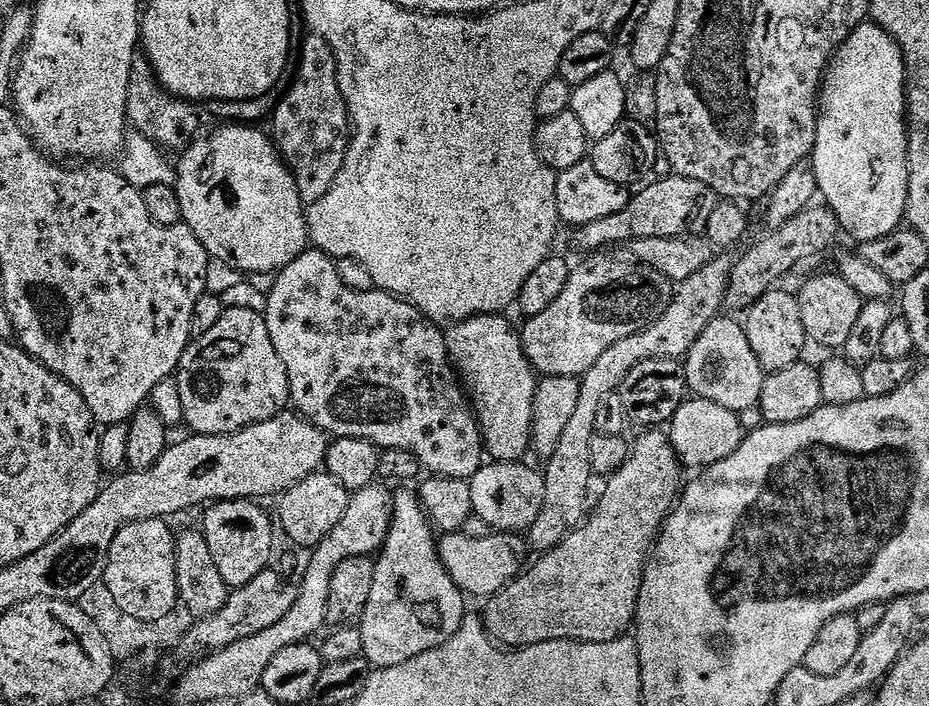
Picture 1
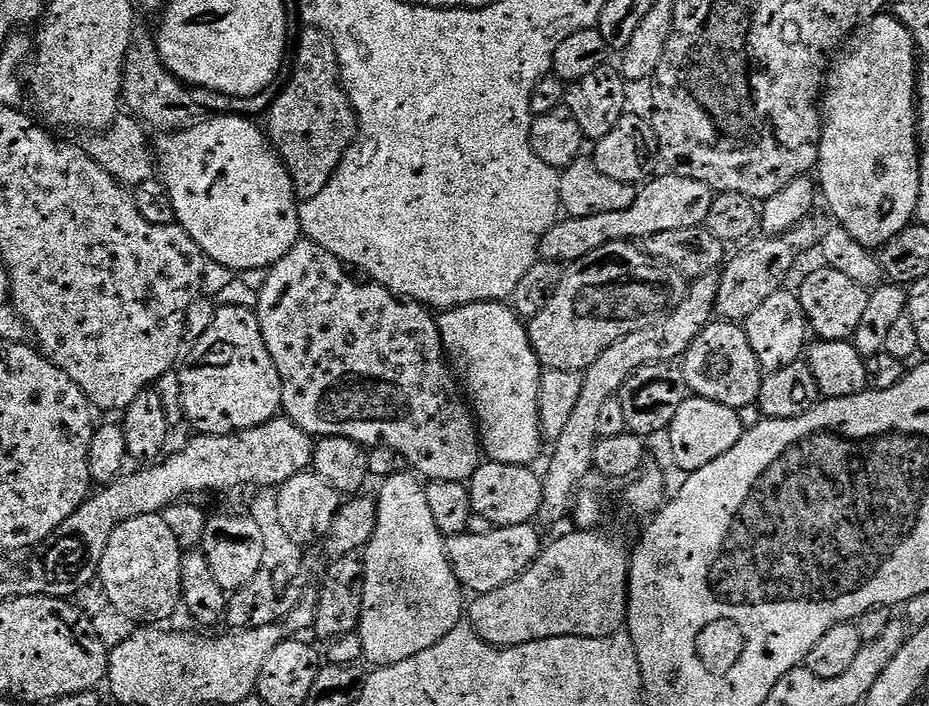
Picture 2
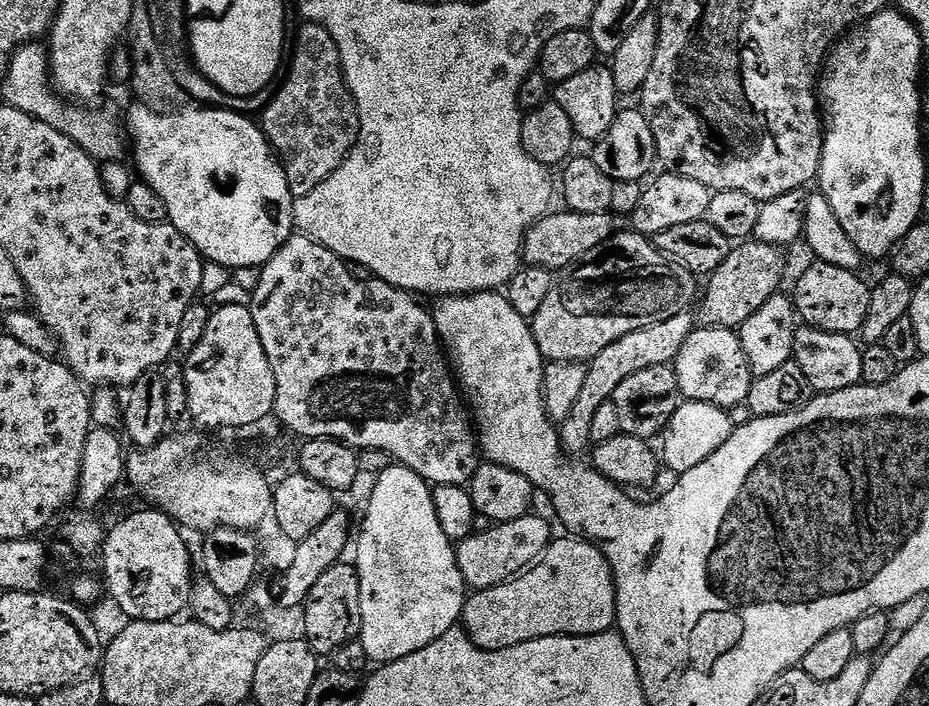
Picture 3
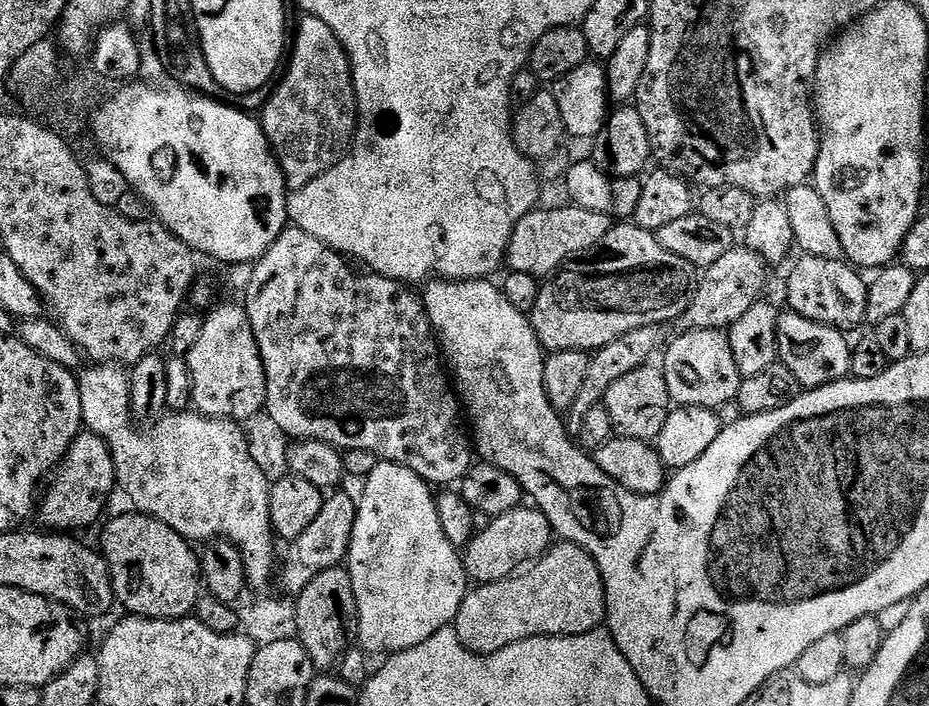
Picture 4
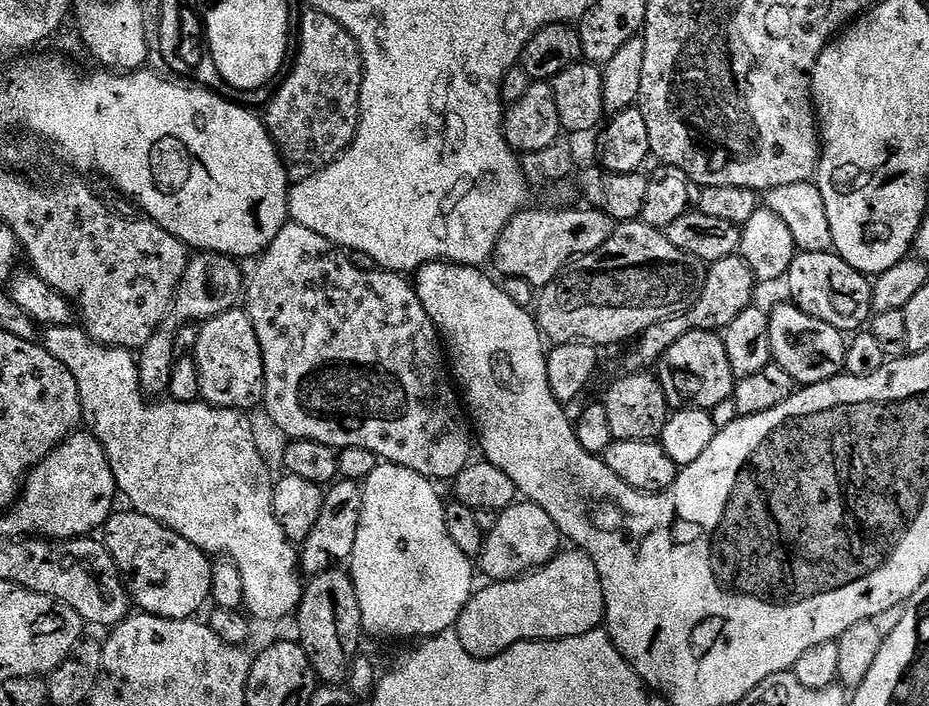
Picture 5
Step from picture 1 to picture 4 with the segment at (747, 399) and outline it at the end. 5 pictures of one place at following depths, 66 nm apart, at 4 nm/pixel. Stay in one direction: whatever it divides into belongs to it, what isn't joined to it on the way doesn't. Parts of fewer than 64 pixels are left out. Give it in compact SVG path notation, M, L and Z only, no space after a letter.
M681 331L679 335L673 340L671 337L670 343L662 352L666 390L670 390L673 405L713 410L720 410L723 404L731 405L740 393L742 377L738 370L738 362L734 362L734 350L730 350L727 331Z

